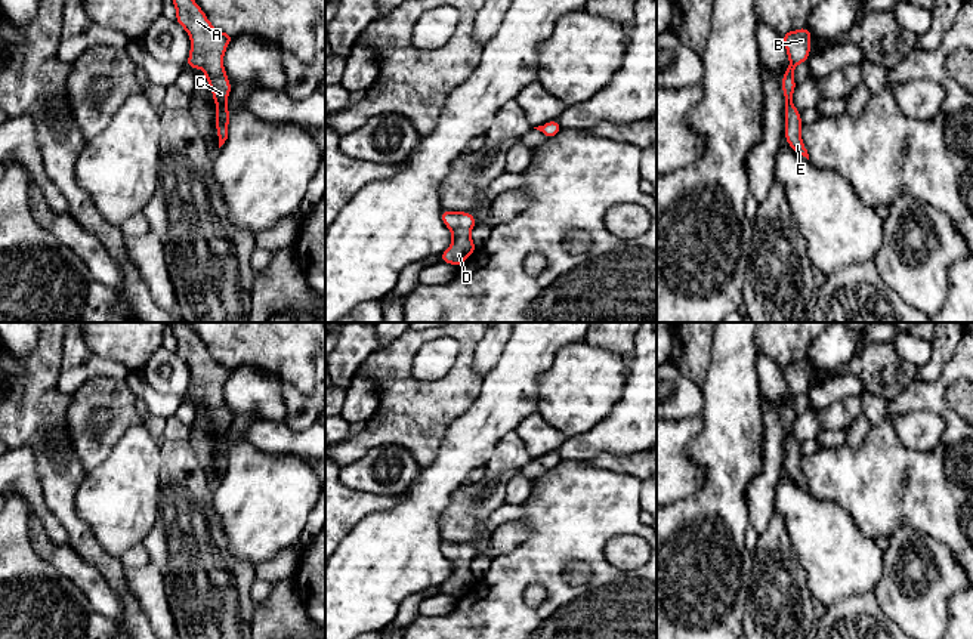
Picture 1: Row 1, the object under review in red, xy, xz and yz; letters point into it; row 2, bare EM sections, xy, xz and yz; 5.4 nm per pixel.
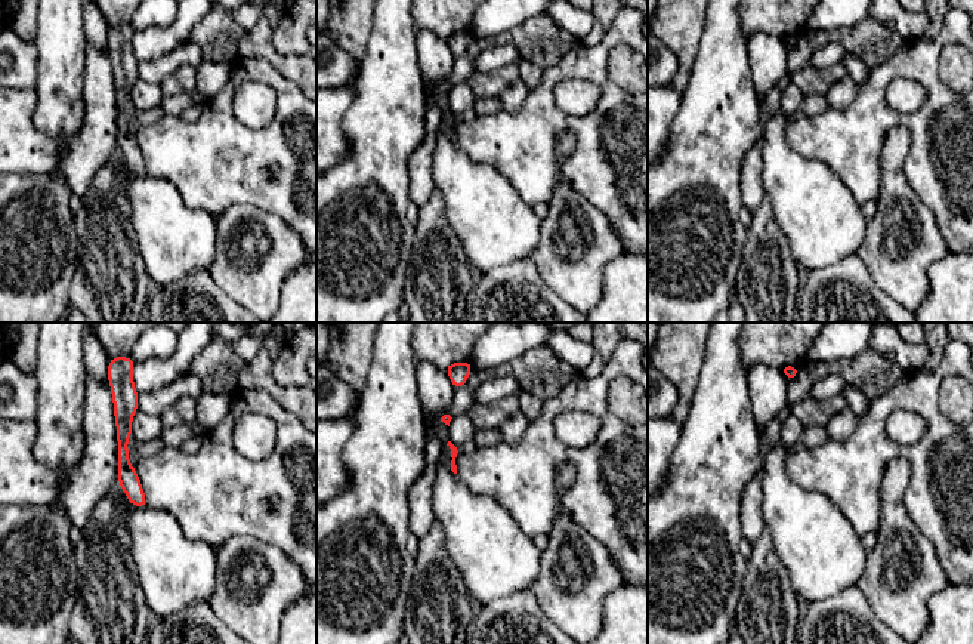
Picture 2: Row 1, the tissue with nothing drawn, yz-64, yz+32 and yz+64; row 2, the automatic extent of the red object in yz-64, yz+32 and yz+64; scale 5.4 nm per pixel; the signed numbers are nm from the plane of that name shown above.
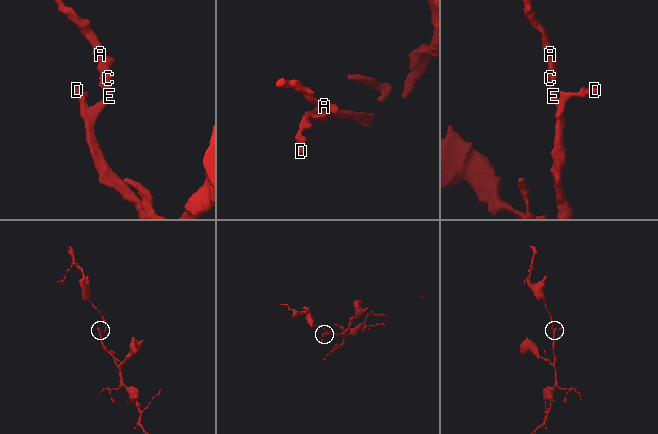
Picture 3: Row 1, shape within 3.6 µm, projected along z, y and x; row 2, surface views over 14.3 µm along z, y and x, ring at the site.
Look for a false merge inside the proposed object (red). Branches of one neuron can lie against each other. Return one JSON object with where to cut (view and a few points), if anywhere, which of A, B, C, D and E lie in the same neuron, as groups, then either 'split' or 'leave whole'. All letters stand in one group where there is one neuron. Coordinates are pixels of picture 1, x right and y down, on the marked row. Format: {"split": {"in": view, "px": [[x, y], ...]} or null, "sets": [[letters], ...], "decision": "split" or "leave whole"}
{"split": null, "sets": [["A", "B", "C", "D", "E"]], "decision": "leave whole"}

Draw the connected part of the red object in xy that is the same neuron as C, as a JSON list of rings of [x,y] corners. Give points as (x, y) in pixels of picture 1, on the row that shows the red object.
[[[173,0],[176,21],[186,30],[191,38],[191,52],[186,67],[201,68],[211,87],[216,104],[216,133],[219,148],[228,139],[229,109],[226,99],[232,86],[223,68],[223,55],[234,34],[219,33],[207,19],[203,9],[194,0]]]

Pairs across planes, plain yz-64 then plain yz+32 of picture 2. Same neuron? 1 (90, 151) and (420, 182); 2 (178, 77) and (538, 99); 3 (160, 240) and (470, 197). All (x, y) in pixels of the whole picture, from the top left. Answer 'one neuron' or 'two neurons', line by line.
1: one neuron
2: two neurons
3: one neuron

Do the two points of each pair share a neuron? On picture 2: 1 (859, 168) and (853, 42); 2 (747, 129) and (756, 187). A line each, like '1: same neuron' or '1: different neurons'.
1: different neurons
2: different neurons

